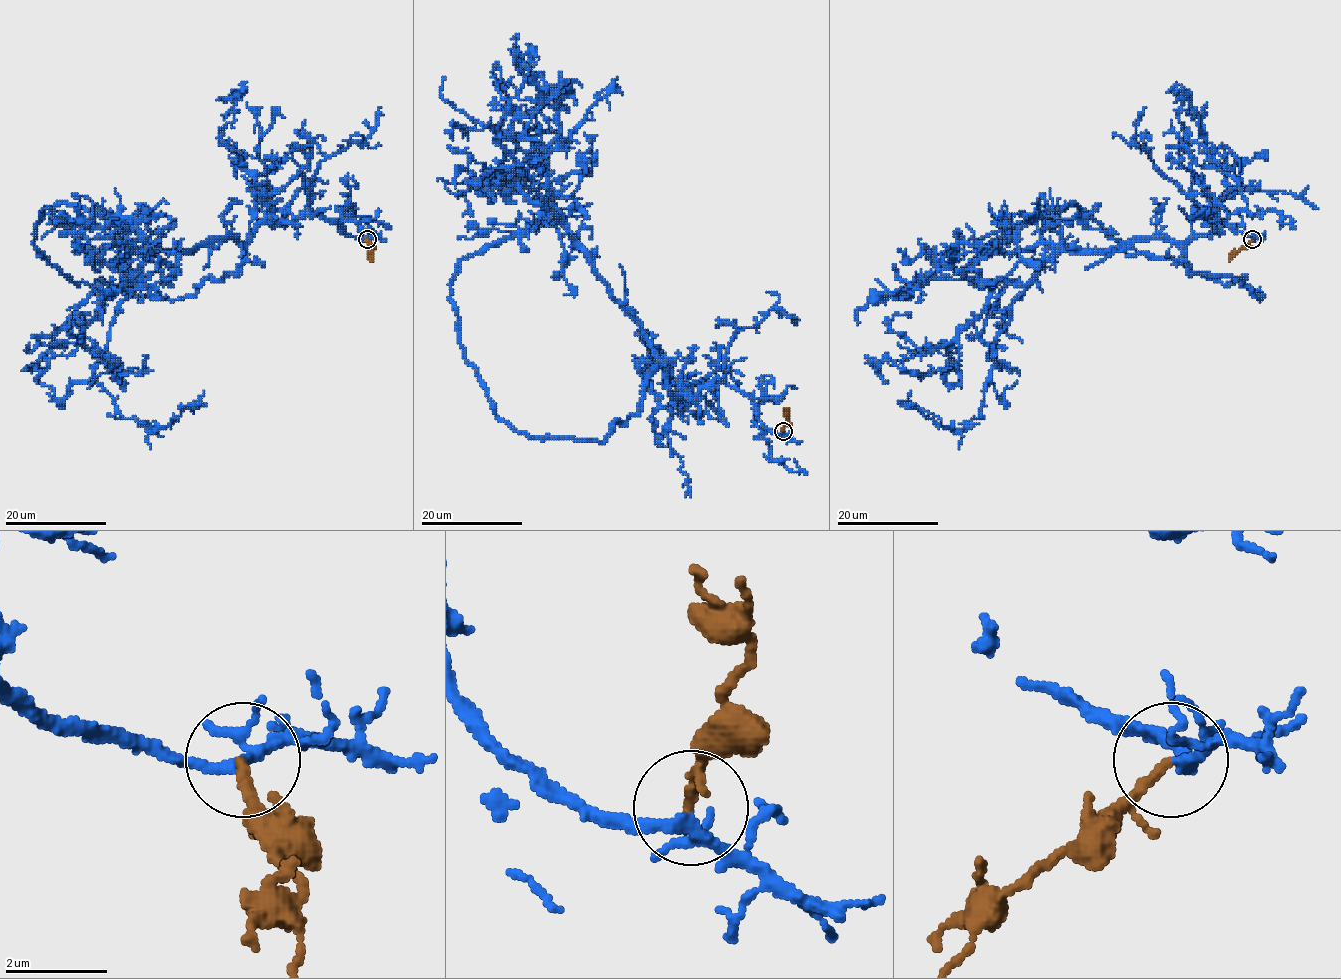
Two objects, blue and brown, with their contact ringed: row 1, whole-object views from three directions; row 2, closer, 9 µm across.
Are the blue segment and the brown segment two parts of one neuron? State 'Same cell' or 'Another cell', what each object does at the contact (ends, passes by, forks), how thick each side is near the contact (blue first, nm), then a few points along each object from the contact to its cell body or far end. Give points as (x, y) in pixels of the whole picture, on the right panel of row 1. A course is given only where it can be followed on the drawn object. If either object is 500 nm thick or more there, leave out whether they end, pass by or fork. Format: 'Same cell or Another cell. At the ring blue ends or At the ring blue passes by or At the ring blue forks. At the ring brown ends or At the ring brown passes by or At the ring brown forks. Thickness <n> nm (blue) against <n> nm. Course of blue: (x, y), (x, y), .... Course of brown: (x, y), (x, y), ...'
Same cell. At the ring blue forks. At the ring brown ends. Thickness 180 nm (blue) against 190 nm. Course of blue: (1253, 239), (1204, 211), (1217, 228), (1187, 240), (1059, 251), (1012, 302), (979, 418), (953, 432), (897, 402). Course of brown: (1253, 239), (1228, 262)

